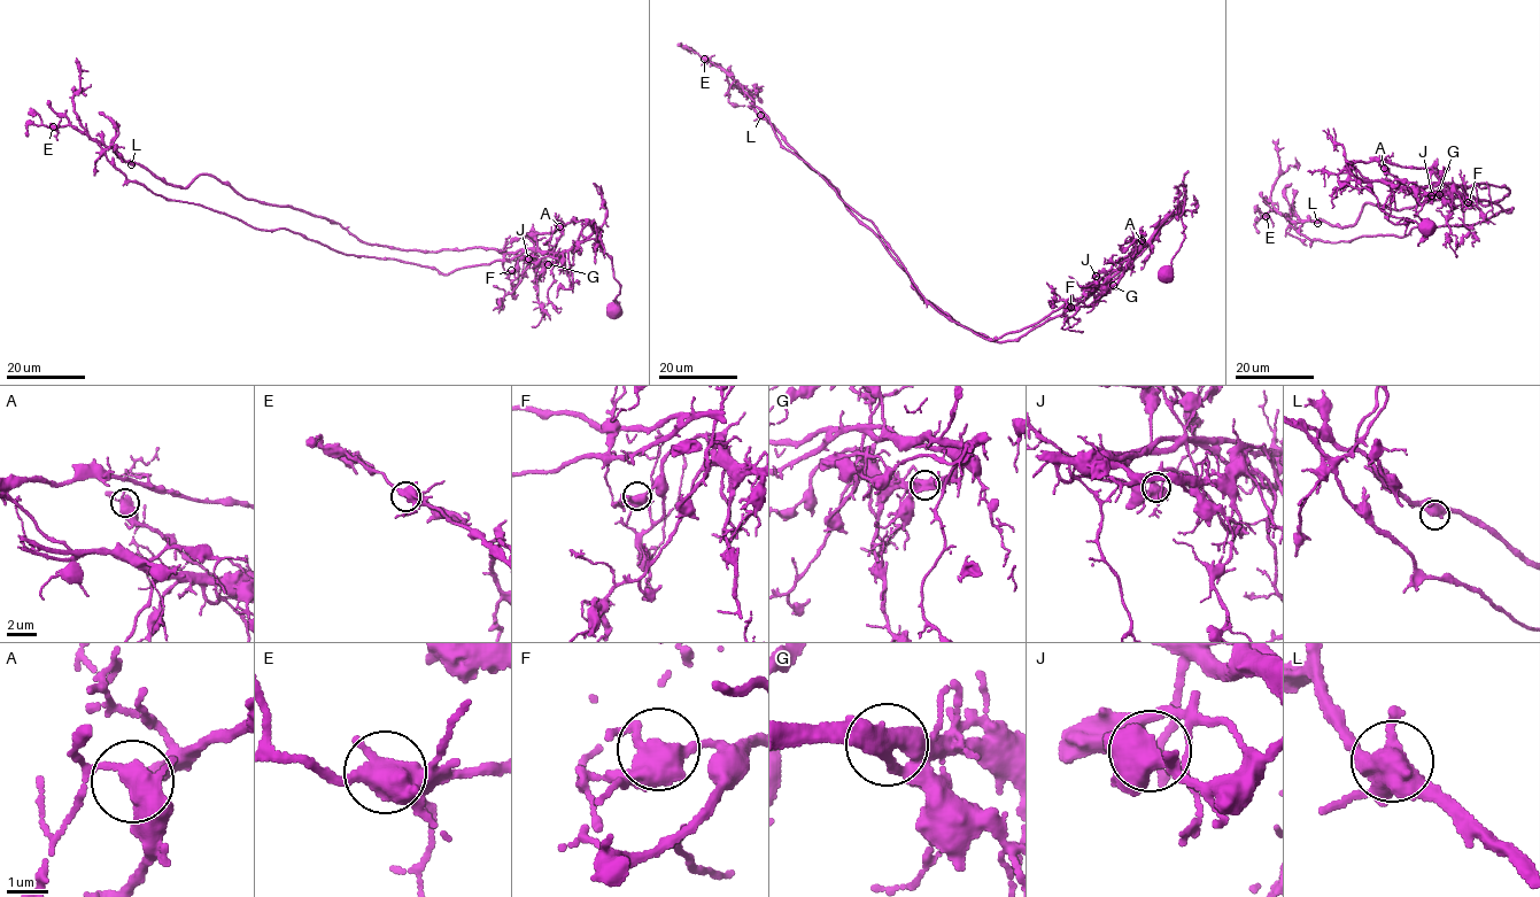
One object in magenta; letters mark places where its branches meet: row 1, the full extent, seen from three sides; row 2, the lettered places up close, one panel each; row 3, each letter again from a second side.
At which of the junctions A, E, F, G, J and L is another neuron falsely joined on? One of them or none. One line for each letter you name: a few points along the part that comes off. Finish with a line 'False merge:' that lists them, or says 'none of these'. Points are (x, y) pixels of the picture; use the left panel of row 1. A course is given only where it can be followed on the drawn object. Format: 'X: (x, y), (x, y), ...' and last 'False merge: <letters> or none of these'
G: (549, 264), (558, 258), (533, 248), (440, 275), (154, 193), (129, 182), (79, 123), (76, 58)
False merge: G

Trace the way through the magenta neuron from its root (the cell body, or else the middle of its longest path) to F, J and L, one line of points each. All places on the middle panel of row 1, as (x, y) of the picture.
F: (1167, 271), (1184, 234), (1177, 208), (1135, 255), (1115, 284), (1091, 304), (1070, 307)
J: (1167, 271), (1184, 234), (1177, 208), (1129, 260), (1117, 261), (1096, 276)
L: (1167, 271), (1184, 234), (1177, 208), (1084, 299), (1018, 339), (991, 341), (921, 298), (838, 191), (760, 115)

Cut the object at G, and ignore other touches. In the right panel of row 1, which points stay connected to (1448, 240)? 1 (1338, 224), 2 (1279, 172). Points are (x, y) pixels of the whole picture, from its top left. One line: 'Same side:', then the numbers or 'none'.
Same side: 1

